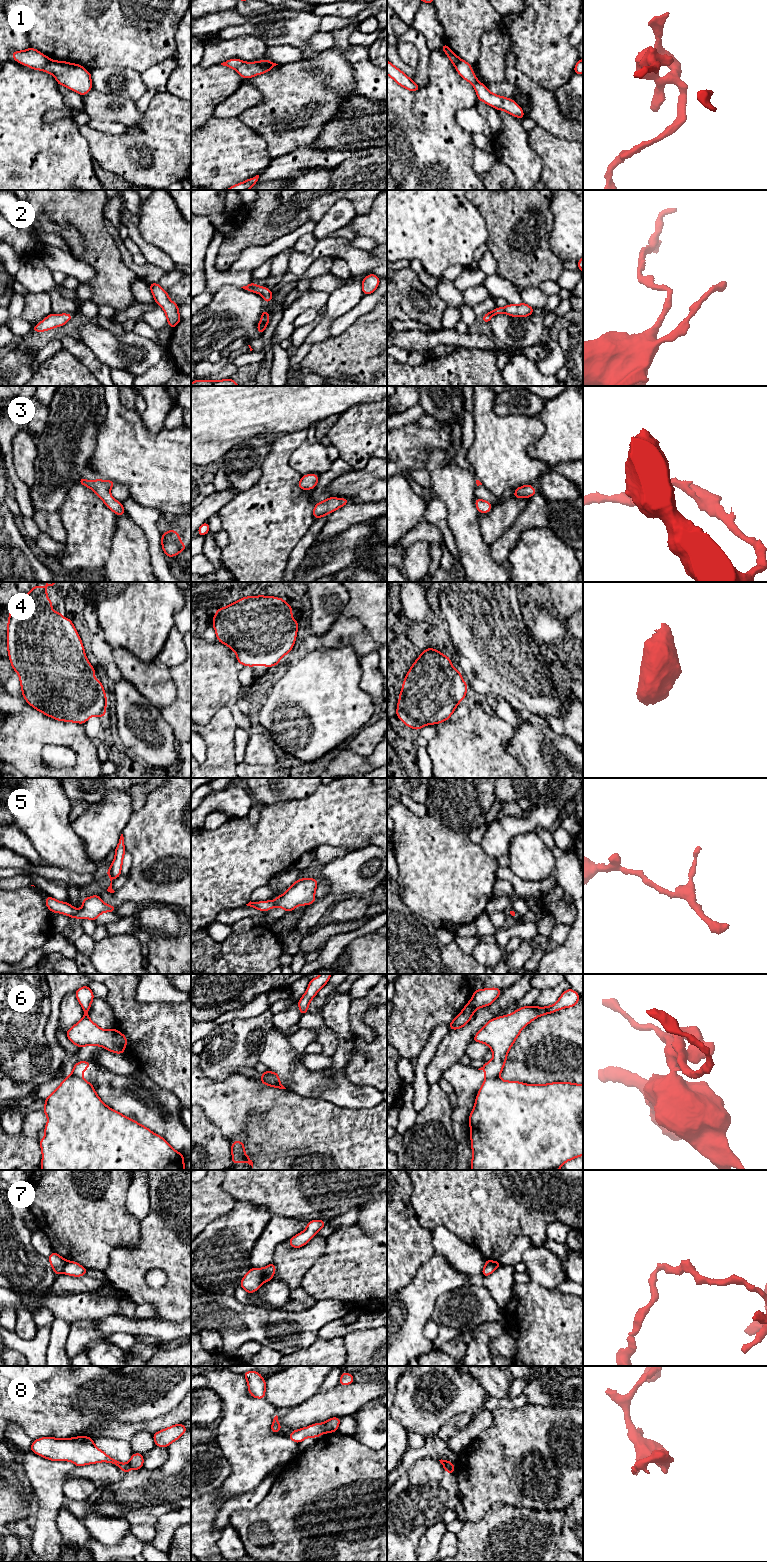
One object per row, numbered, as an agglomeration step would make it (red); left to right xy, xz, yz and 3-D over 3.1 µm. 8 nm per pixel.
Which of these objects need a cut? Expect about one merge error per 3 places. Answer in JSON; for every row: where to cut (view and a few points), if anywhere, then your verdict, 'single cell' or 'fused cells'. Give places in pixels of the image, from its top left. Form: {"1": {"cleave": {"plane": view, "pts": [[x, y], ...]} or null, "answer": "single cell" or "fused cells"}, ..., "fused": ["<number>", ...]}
{"1": {"cleave": {"plane": "xy", "pts": [[50, 59], [41, 69]]}, "answer": "fused cells"}, "2": {"cleave": null, "answer": "single cell"}, "3": {"cleave": null, "answer": "single cell"}, "4": {"cleave": null, "answer": "single cell"}, "5": {"cleave": null, "answer": "single cell"}, "6": {"cleave": {"plane": "yz", "pts": [[498, 1076], [486, 1080]]}, "answer": "fused cells"}, "7": {"cleave": {"plane": "xz", "pts": [[261, 1269], [261, 1277], [264, 1281]]}, "answer": "fused cells"}, "8": {"cleave": {"plane": "xz", "pts": [[324, 1423], [325, 1432]]}, "answer": "fused cells"}, "fused": ["1", "6", "7", "8"]}

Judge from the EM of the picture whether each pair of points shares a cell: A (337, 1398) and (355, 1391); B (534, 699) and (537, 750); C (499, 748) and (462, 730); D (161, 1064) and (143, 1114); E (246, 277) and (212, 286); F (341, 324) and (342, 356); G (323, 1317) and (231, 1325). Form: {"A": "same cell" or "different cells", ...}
{"A": "same cell", "B": "different cells", "C": "same cell", "D": "different cells", "E": "same cell", "F": "different cells", "G": "same cell"}

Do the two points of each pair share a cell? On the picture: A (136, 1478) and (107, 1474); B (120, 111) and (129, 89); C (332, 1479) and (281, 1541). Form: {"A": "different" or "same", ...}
{"A": "different", "B": "different", "C": "same"}

